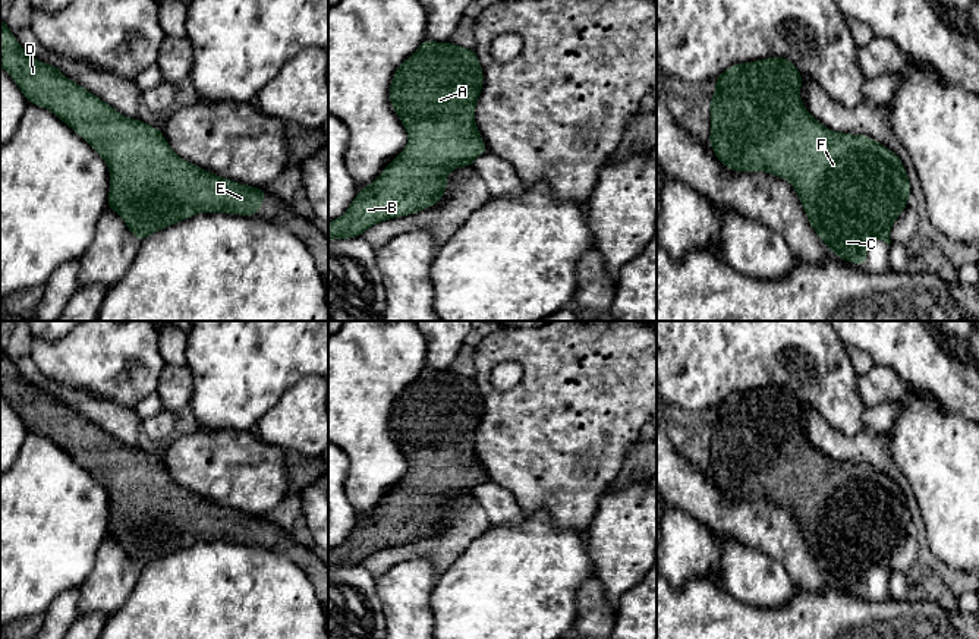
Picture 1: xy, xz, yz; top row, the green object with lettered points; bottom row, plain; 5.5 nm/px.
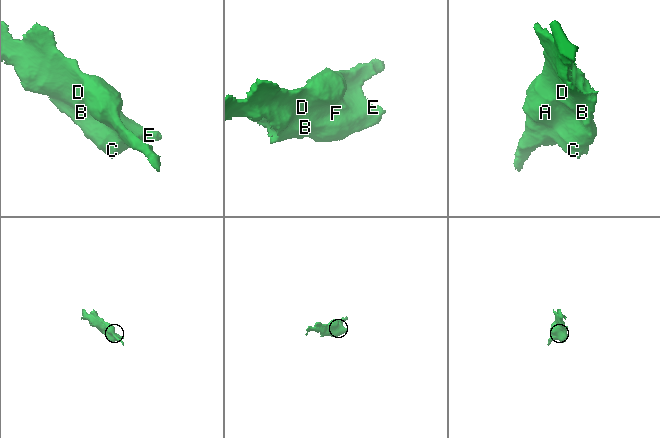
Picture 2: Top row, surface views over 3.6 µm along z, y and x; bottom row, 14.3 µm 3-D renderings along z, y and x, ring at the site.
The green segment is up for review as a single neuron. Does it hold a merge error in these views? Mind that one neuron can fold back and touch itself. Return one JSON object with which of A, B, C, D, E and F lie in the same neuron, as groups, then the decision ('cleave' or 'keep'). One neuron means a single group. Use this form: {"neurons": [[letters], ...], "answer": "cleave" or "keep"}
{"neurons": [["A", "B", "C", "D", "E", "F"]], "answer": "keep"}

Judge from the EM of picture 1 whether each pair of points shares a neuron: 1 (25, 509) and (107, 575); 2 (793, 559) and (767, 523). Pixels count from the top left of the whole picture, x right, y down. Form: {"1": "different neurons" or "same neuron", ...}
{"1": "different neurons", "2": "same neuron"}

